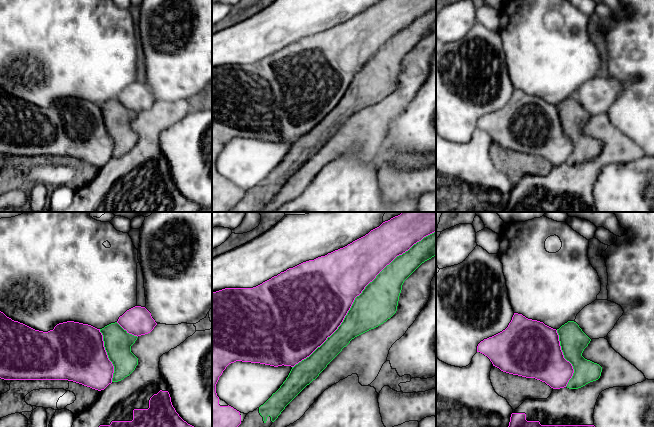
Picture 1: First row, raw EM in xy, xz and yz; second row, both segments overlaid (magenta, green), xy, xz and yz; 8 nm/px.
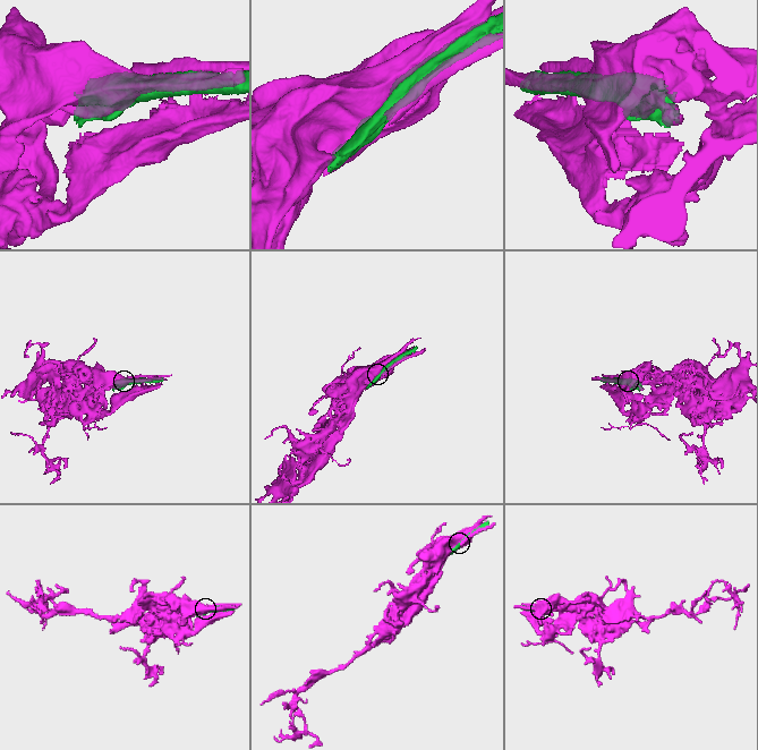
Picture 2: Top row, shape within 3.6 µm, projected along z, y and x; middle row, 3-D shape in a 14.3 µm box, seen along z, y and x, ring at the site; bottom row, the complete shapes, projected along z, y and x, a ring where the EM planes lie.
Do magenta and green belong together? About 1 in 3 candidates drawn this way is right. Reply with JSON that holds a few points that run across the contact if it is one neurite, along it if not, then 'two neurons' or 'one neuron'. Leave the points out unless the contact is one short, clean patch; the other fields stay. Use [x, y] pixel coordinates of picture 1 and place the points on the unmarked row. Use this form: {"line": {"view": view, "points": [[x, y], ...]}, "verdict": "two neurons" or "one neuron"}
{"verdict": "two neurons"}

